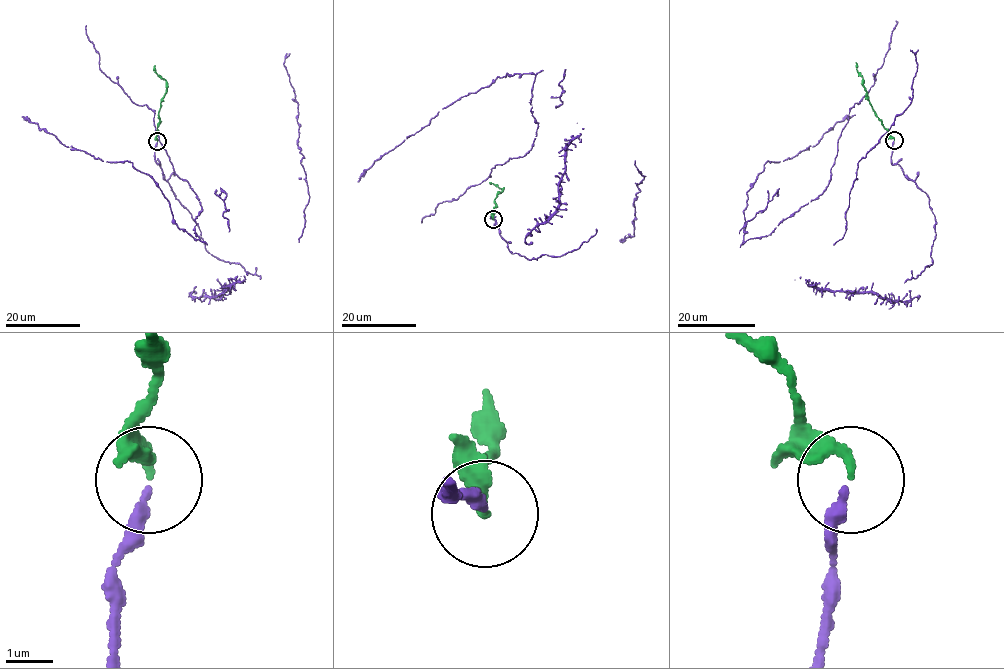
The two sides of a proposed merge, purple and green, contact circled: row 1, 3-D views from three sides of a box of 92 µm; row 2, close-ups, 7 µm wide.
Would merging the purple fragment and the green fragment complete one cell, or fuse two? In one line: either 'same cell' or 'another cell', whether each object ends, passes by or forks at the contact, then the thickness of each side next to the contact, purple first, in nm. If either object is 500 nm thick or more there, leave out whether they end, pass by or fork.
same cell | purple ends | green ends | 240/240 nm

